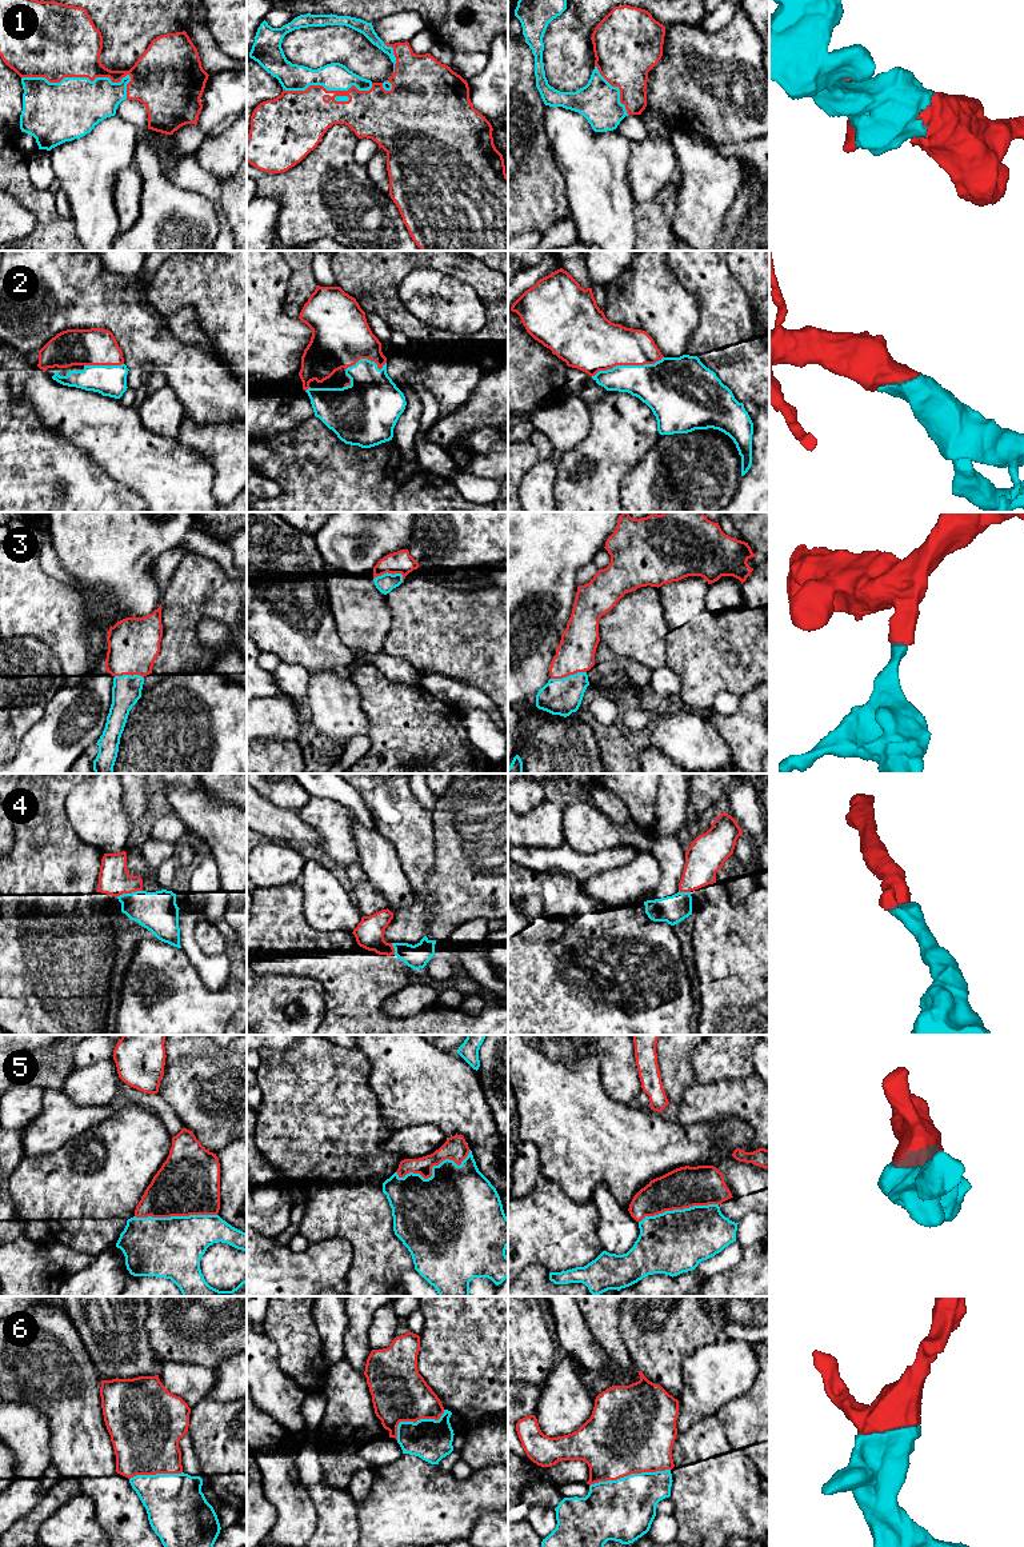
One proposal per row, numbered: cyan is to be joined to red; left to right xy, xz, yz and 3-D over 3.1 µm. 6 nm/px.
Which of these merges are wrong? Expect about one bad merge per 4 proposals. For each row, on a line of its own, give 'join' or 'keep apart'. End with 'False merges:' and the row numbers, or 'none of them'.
1: join
2: join
3: join
4: join
5: join
6: join
False merges: none of them

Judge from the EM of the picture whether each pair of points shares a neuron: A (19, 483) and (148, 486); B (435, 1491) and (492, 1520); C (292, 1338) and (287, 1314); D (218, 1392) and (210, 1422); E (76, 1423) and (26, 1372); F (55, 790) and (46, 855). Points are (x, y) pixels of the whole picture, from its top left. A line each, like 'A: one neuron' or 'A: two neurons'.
A: two neurons
B: two neurons
C: one neuron
D: two neurons
E: one neuron
F: one neuron

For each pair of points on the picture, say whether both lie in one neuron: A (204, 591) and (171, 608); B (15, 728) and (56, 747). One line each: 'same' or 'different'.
A: same
B: different

